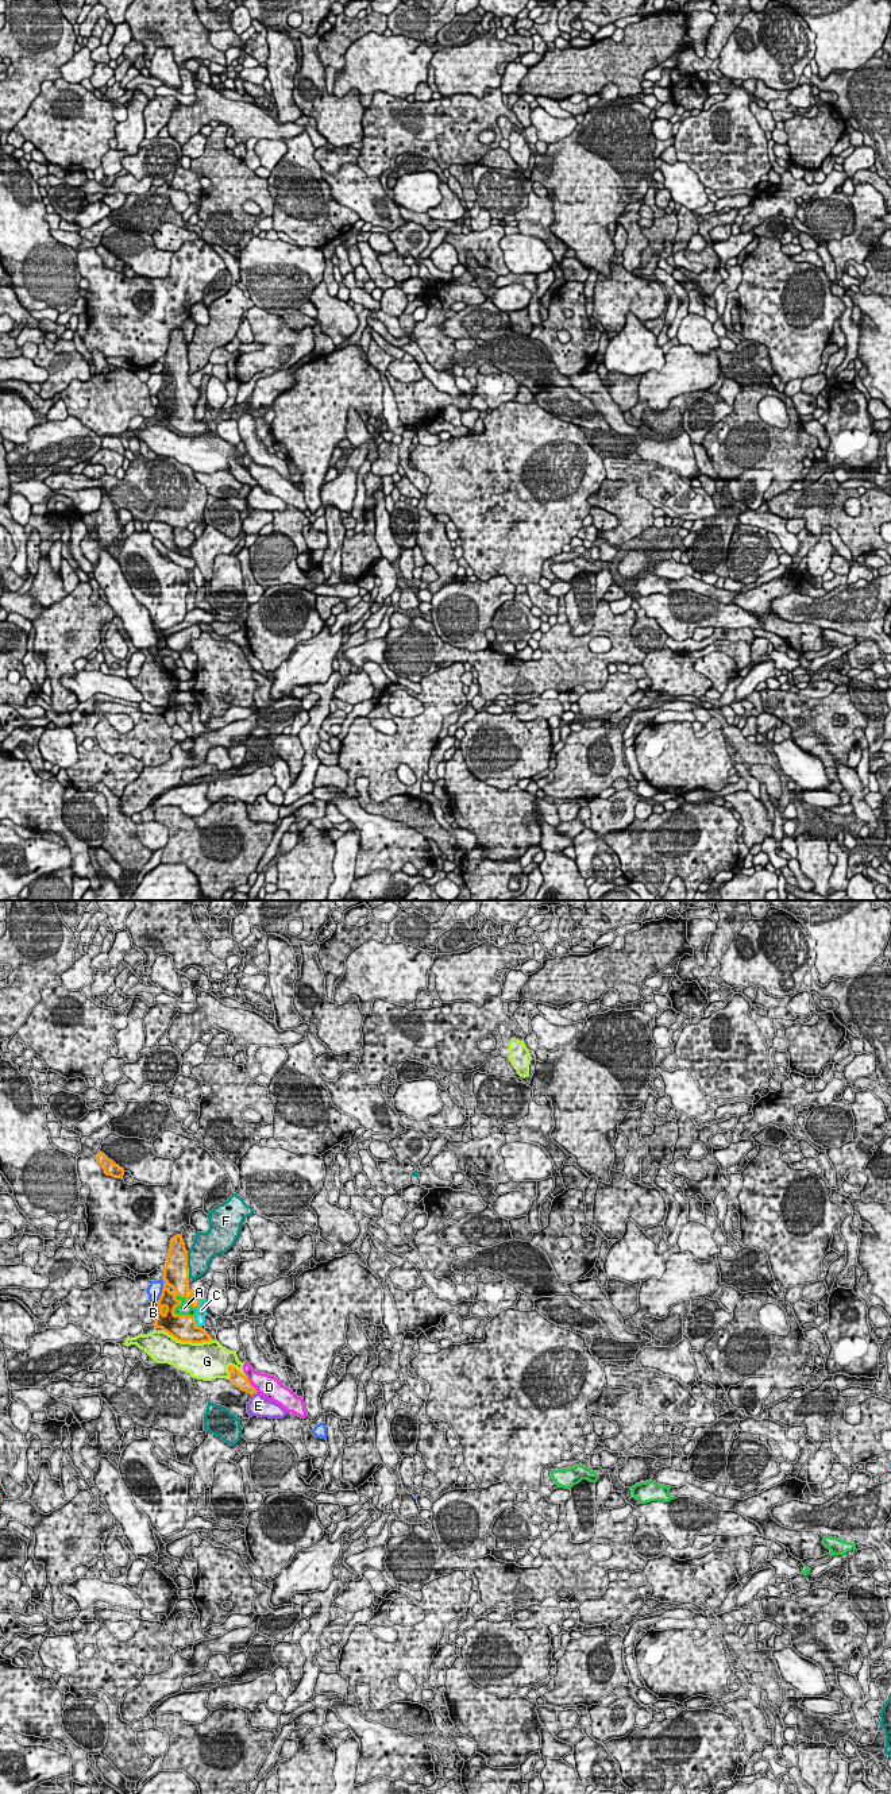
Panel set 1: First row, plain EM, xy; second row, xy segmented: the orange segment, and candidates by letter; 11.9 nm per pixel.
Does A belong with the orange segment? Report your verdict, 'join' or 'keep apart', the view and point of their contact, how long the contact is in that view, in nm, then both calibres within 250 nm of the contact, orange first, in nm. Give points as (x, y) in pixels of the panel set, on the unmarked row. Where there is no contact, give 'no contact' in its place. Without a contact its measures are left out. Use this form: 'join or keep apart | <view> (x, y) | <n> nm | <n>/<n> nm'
join | xy (173, 405) | 340 nm | 320/140 nm

